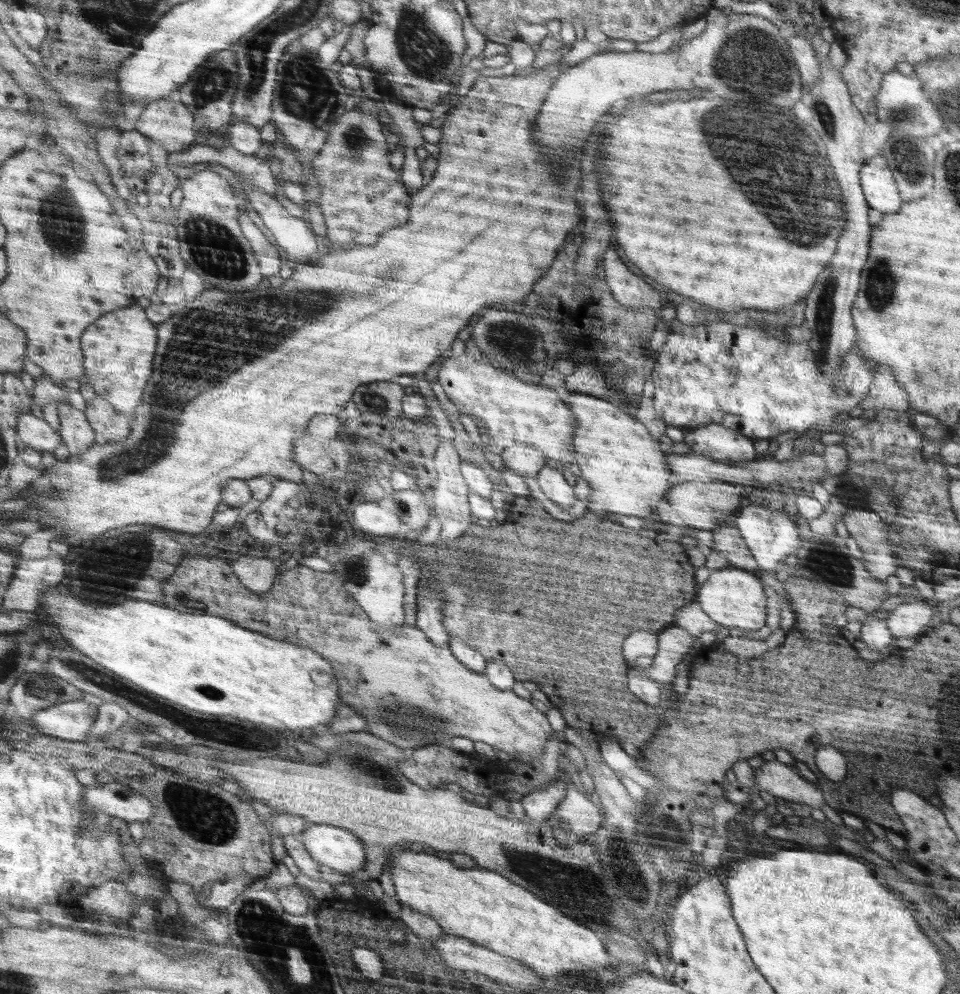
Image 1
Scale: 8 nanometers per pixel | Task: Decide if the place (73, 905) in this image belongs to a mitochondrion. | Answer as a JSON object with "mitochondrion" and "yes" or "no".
{"mitochondrion":"no"}

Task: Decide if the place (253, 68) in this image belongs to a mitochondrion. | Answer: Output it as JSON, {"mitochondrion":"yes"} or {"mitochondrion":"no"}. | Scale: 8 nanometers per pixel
{"mitochondrion":"yes"}

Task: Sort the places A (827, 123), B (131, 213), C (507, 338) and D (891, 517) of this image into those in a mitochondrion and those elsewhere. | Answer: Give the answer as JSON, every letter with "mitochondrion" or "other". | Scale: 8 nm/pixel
{"A":"mitochondrion","B":"other","C":"mitochondrion","D":"other"}

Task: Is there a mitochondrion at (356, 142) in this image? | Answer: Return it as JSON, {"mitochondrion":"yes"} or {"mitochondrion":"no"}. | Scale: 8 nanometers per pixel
{"mitochondrion":"yes"}

